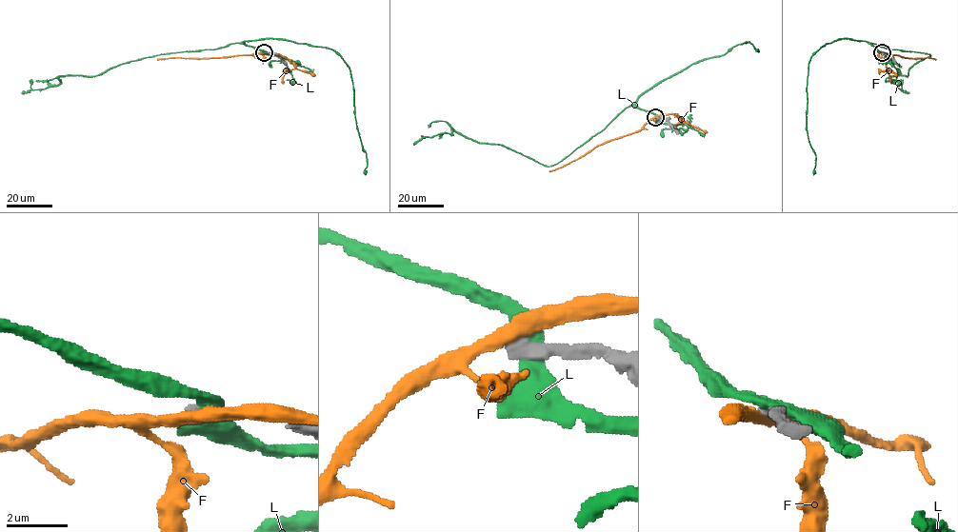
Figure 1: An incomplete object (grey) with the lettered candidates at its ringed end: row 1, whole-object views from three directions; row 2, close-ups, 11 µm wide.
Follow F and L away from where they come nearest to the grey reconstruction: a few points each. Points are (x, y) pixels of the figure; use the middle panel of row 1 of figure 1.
F: (656, 117), (640, 129), (606, 141), (549, 171)
L: (657, 117), (628, 106), (549, 166), (501, 145), (477, 143), (450, 126), (450, 134), (423, 137), (413, 145)

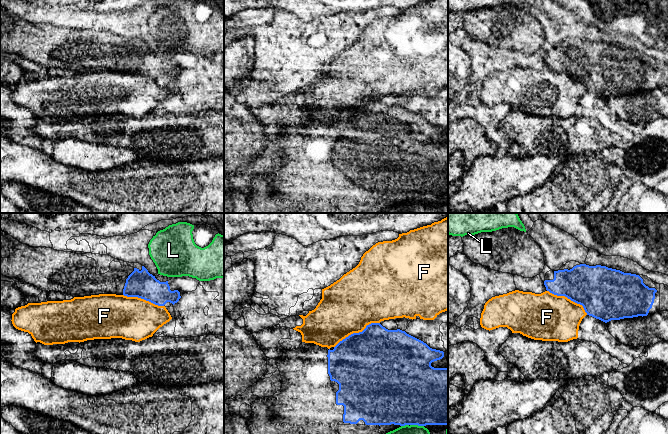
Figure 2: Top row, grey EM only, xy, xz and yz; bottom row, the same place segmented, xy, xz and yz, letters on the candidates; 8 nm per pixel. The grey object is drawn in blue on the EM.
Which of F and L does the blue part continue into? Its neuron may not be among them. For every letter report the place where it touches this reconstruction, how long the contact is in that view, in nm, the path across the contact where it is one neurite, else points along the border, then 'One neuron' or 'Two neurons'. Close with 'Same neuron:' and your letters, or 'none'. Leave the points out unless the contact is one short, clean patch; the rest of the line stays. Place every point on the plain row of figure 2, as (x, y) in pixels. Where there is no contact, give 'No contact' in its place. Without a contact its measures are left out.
F: Touches blue at xz (356, 109). Shared border 420 nm. Two neurons
L: Touches blue at xz (417, 200). Shared border 110 nm. Two neurons
Same neuron: none

